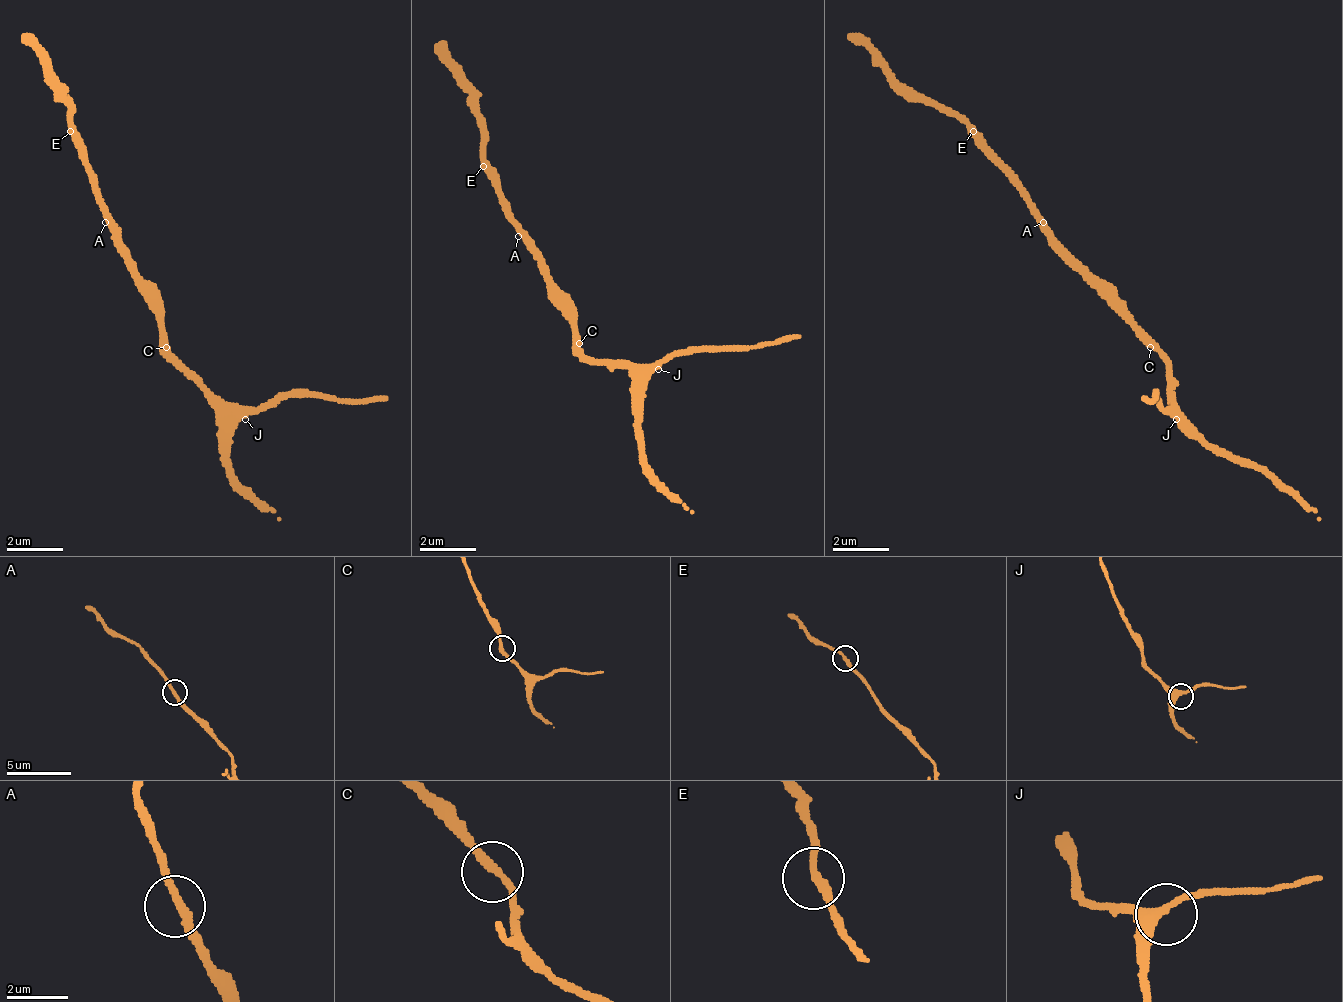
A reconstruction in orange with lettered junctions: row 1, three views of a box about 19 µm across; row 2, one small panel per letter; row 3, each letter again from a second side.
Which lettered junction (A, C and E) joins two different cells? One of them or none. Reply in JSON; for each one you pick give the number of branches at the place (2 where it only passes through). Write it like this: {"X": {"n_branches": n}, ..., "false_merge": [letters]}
{"false_merge": []}

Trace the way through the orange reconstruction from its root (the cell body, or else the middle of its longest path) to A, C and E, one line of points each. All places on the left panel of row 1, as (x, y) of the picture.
A: (147, 278), (133, 264), (126, 243), (105, 222)
C: (147, 278), (147, 306), (161, 327), (161, 341), (168, 348)
E: (147, 278), (133, 264), (98, 194), (98, 173), (84, 159), (84, 145), (70, 131)

